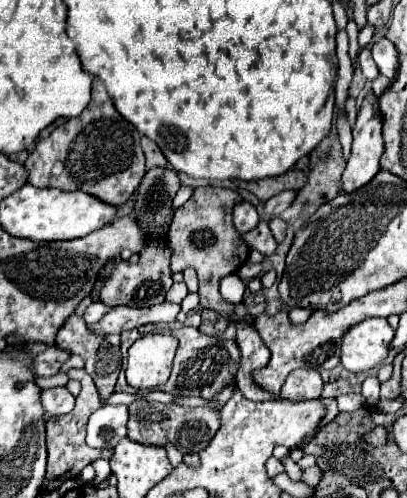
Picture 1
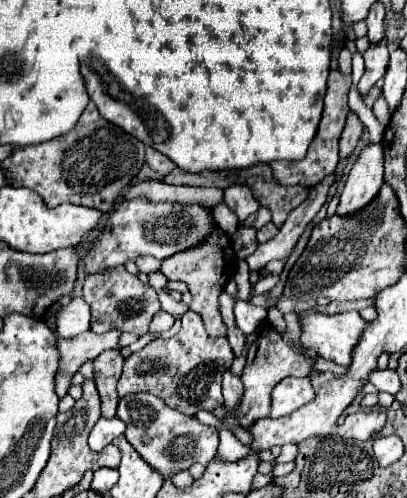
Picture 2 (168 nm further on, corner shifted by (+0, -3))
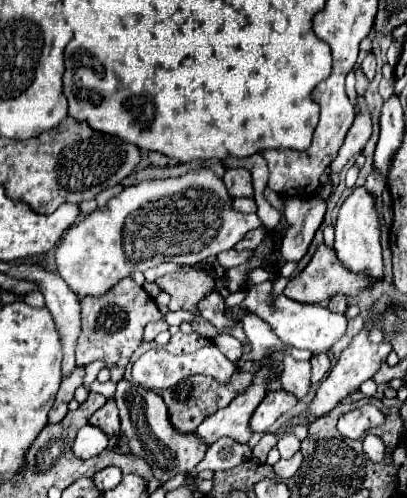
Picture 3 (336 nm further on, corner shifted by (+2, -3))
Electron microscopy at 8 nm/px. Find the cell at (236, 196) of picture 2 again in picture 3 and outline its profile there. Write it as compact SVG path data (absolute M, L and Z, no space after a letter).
M227 168L223 174L223 182L227 184L227 190L233 198L253 198L253 184L251 184L251 172L247 168Z

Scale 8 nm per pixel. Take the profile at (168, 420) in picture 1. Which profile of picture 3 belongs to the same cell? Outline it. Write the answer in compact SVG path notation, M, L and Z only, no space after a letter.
M123 378L117 384L115 402L121 418L121 438L129 444L133 456L143 458L151 466L151 470L155 472L155 476L159 476L159 480L167 482L179 472L187 474L203 460L207 448L199 446L199 440L195 440L193 434L179 434L173 428L167 414L167 406L159 394L143 386L131 384L129 380Z

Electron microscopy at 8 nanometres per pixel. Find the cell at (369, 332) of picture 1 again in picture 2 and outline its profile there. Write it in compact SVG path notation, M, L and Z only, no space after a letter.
M357 310L341 312L341 314L333 314L333 316L327 316L327 314L303 314L301 322L303 322L301 344L307 350L317 352L321 358L331 360L335 364L345 364L345 366L349 366L353 362L353 350L359 344L363 332L369 326L369 322Z

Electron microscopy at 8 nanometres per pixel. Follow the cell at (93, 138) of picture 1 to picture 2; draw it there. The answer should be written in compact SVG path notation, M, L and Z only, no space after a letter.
M89 102L71 132L47 142L25 146L23 150L15 150L1 162L1 166L9 174L13 186L35 190L51 208L69 202L109 212L123 190L139 174L143 162L145 144L119 126L107 122L99 114L97 106Z

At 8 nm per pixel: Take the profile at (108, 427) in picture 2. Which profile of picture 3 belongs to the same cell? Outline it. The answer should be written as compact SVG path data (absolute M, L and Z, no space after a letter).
M87 424L87 426L83 426L83 428L77 432L77 436L75 436L75 440L73 440L73 446L71 446L71 452L73 452L77 458L87 460L87 458L93 458L93 456L97 456L99 452L103 452L103 450L107 448L107 440L109 440L109 438L103 436L103 432L99 432L99 428Z

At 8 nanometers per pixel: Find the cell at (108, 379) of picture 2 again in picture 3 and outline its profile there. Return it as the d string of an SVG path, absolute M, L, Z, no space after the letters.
M107 400L107 404L89 418L89 424L103 430L109 438L119 434L119 412L117 412L115 402Z

